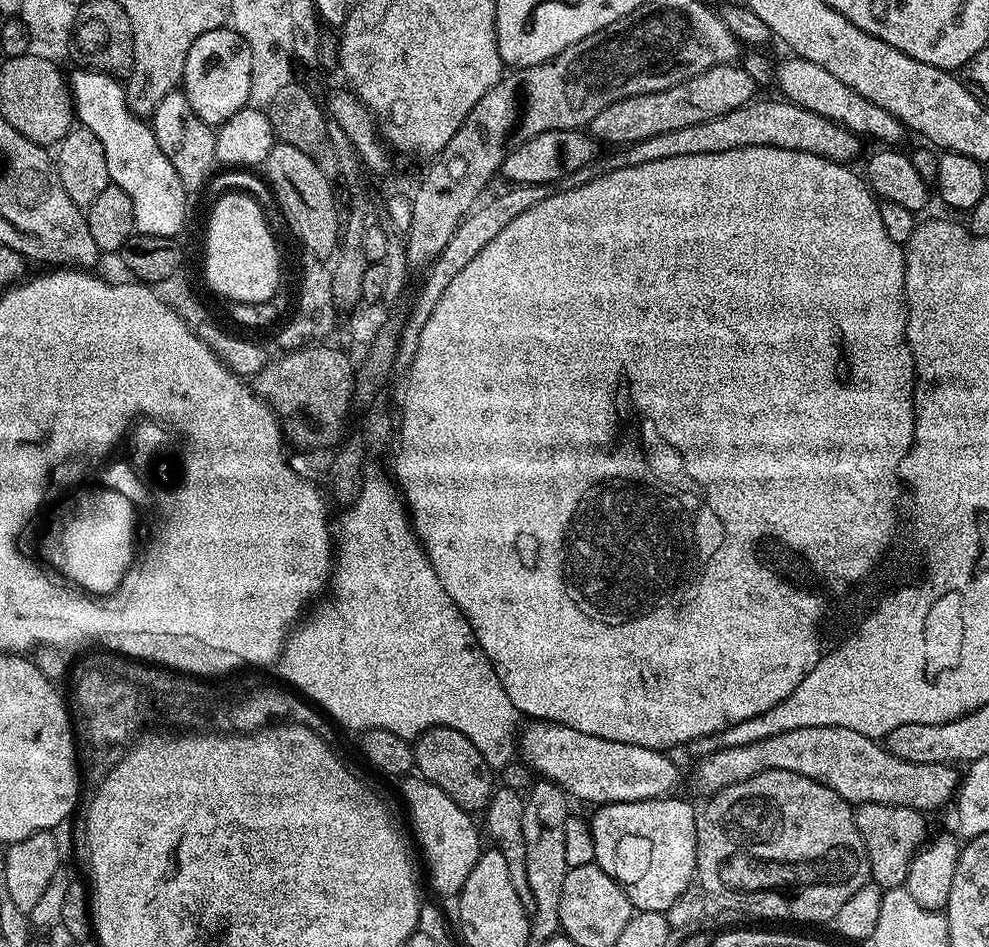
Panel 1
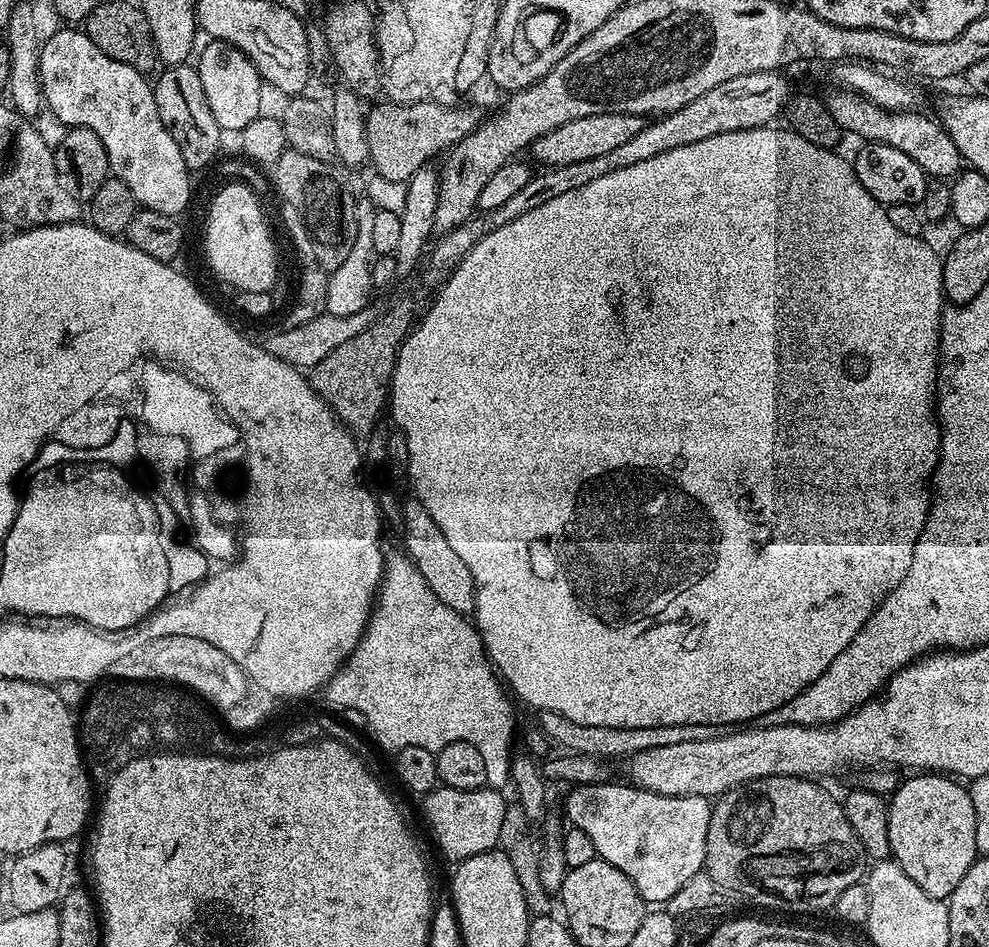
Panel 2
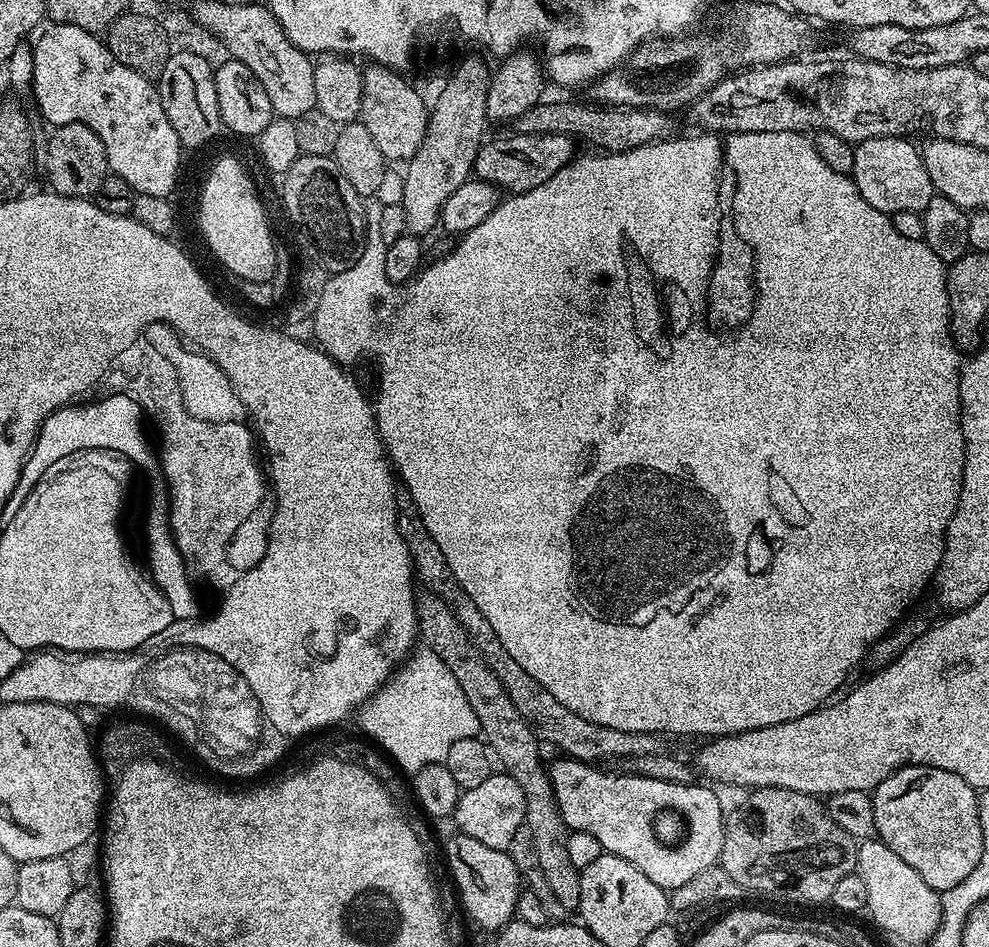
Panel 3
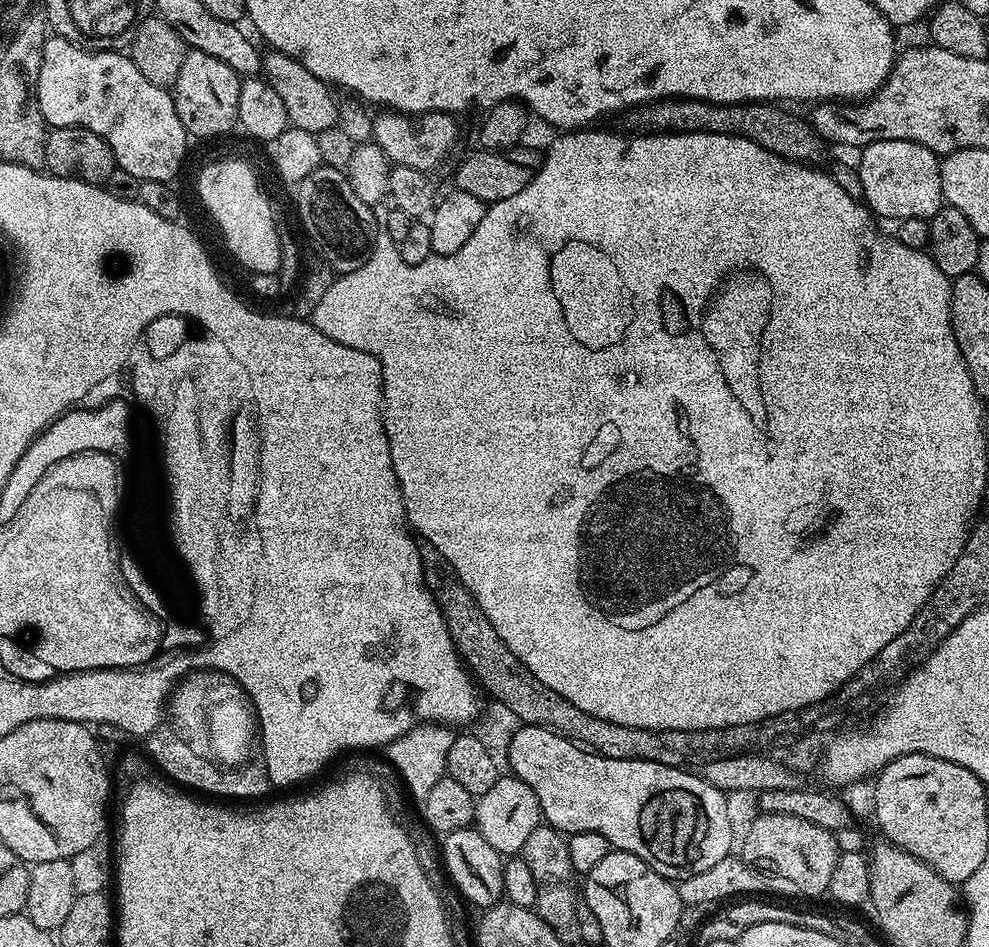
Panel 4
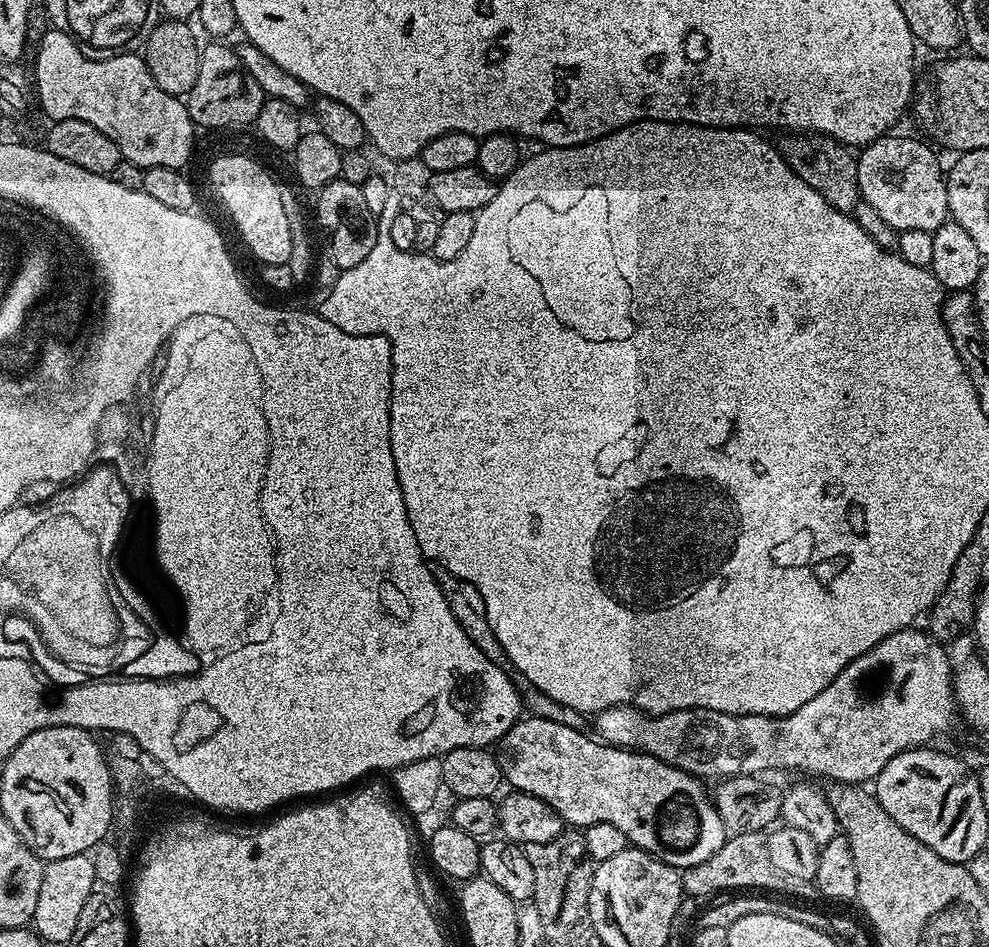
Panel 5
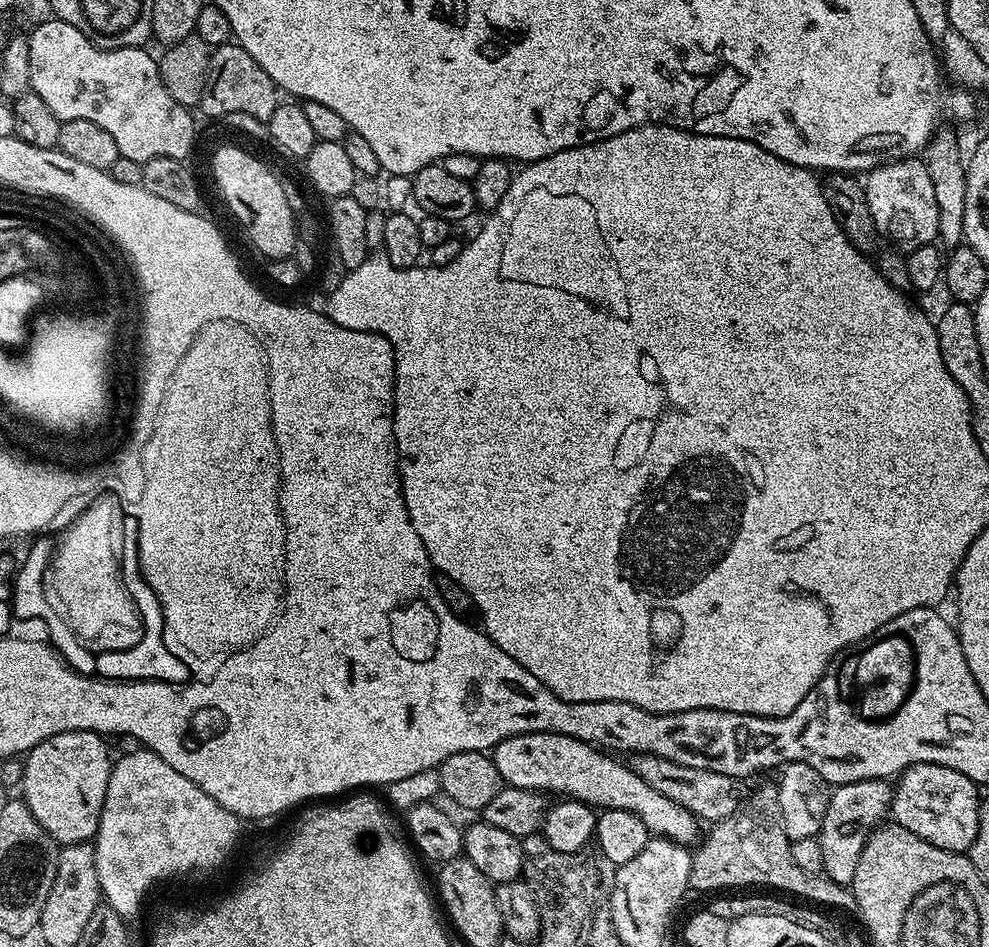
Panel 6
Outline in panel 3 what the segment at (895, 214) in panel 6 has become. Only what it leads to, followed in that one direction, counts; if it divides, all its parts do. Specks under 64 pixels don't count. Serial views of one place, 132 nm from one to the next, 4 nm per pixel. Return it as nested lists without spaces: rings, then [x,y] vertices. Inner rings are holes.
[[[883,136],[863,140],[861,144],[853,147],[854,166],[851,177],[858,186],[858,194],[862,194],[862,198],[867,204],[874,206],[874,210],[882,210],[889,214],[898,210],[914,210],[923,213],[924,208],[930,202],[930,198],[934,194],[930,174],[926,174],[926,166],[920,157],[920,148],[912,145],[912,142],[911,139],[902,136]]]

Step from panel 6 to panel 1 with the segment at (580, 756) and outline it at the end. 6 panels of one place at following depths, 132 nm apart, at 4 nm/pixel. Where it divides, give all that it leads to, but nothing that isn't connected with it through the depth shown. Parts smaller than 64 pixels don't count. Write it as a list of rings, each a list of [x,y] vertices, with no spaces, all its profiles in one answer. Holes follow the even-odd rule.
[[[661,798],[621,804],[601,804],[590,816],[595,863],[618,881],[636,912],[667,913],[670,906],[693,883],[696,875],[696,813],[684,800]]]

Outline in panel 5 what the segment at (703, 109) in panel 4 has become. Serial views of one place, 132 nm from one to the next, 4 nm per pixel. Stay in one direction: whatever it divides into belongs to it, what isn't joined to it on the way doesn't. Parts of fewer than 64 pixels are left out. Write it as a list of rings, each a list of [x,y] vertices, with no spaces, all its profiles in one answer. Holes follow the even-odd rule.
[[[784,134],[781,135],[778,151],[785,162],[794,169],[798,178],[810,186],[810,190],[818,190],[830,206],[840,212],[851,214],[856,203],[860,200],[860,187],[858,186],[858,166],[856,156],[853,155],[839,140],[819,134]]]

